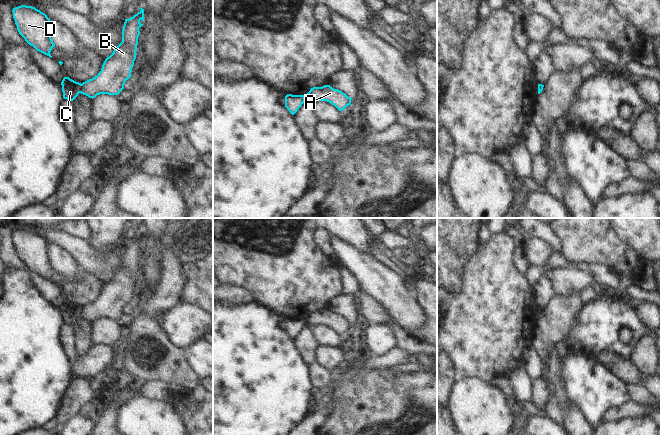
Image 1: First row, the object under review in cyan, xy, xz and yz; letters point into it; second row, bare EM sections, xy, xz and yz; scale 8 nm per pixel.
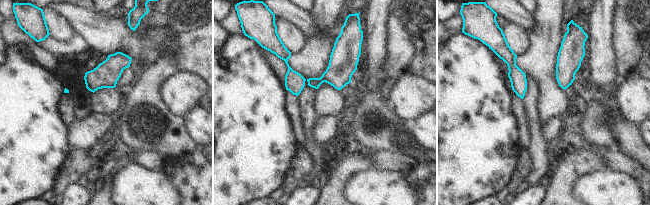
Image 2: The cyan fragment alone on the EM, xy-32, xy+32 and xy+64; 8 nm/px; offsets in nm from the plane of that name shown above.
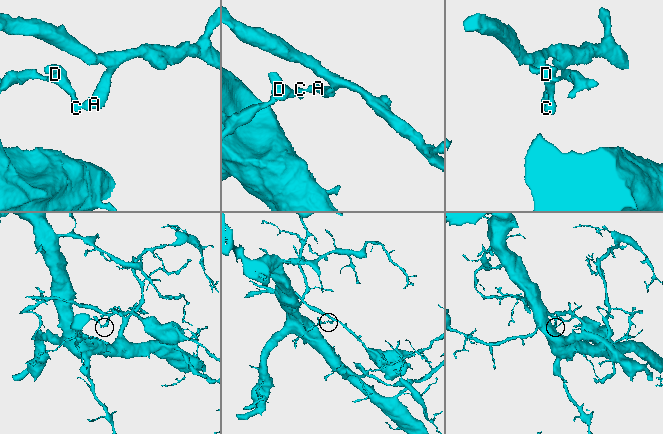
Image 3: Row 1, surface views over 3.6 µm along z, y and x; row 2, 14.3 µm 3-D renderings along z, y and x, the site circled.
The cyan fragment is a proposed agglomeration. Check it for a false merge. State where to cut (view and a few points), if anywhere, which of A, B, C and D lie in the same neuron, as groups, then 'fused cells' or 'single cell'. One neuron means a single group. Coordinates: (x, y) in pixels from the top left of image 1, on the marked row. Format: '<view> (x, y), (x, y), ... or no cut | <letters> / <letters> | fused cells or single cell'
xy (81, 84), (79, 92) | A B / C D | fused cells

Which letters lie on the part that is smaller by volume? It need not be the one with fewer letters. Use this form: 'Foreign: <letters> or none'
Foreign: A, B

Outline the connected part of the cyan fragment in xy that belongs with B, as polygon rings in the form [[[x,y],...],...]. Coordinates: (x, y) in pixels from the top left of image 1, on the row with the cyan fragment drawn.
[[[144,9],[129,19],[125,19],[122,30],[122,42],[107,57],[97,76],[81,84],[80,93],[95,98],[100,94],[118,95],[125,82],[131,77],[131,71],[136,59],[139,28],[143,26]]]

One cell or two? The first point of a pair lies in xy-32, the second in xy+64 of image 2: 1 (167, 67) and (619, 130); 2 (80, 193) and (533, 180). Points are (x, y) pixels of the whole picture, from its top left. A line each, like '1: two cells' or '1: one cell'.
1: two cells
2: two cells

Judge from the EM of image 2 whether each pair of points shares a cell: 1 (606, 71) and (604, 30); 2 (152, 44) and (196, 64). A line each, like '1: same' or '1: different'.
1: same
2: same

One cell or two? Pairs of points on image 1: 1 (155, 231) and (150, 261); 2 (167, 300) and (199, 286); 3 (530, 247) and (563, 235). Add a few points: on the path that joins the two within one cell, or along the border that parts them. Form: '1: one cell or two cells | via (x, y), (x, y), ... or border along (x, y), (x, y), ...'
1: one cell | via (151, 238), (150, 254)
2: two cells | border along (183, 271), (185, 286), (180, 299)
3: two cells | border along (526, 236), (542, 238), (552, 249)

